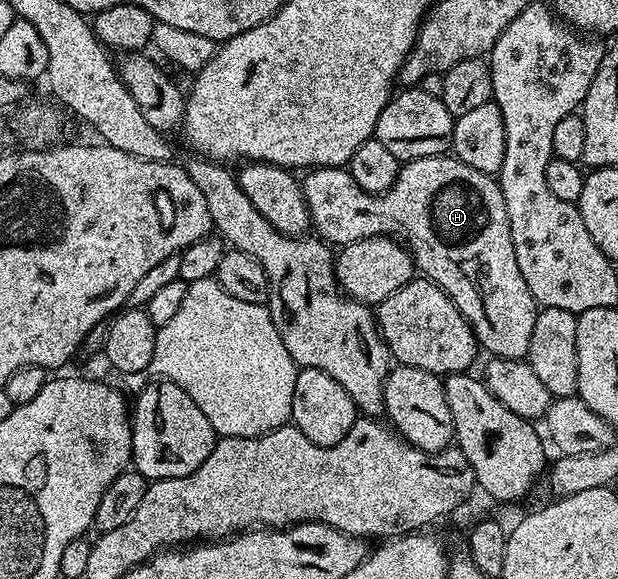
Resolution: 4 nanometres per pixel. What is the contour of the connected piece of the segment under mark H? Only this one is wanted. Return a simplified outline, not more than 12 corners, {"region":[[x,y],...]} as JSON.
{"region":[[408,160],[387,192],[302,177],[332,246],[398,238],[492,357],[537,305],[494,175]]}

